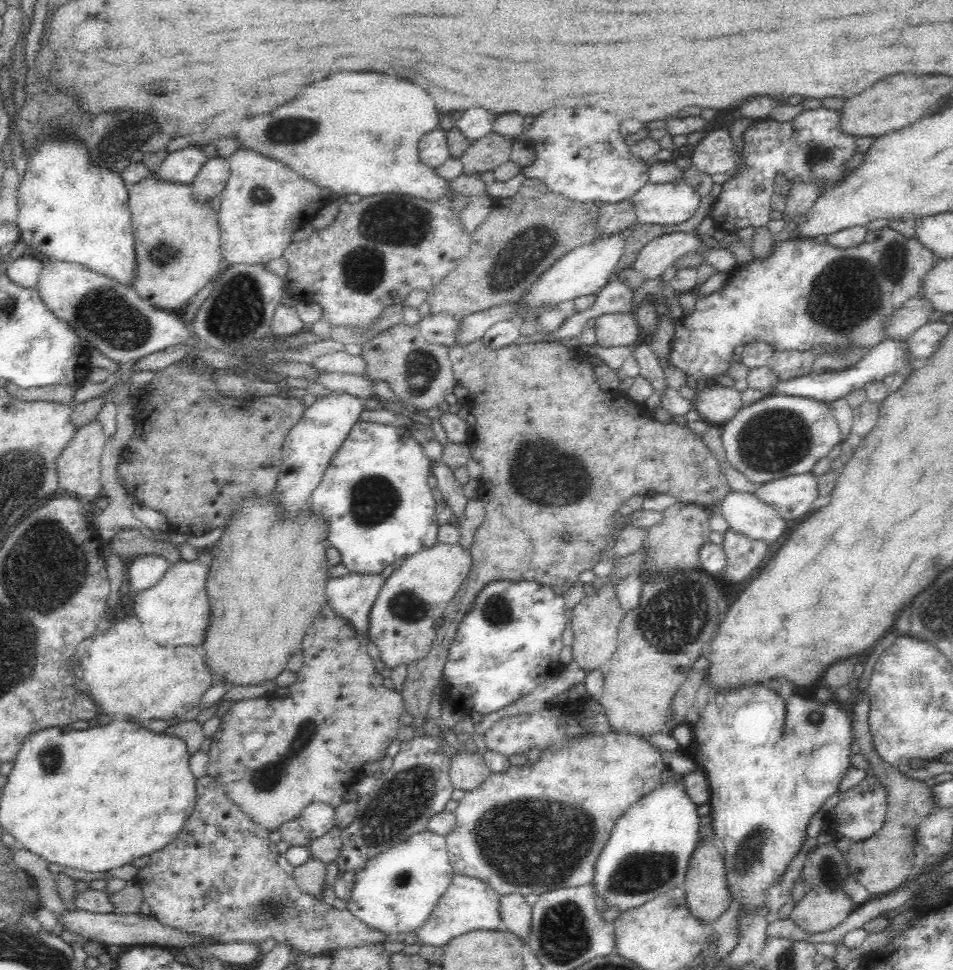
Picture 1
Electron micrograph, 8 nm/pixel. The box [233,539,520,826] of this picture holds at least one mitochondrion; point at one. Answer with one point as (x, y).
(266, 779)

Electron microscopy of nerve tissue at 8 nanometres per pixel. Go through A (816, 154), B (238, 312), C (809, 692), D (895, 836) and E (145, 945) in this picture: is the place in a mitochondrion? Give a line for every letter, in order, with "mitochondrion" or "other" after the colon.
A: mitochondrion
B: mitochondrion
C: other
D: other
E: other

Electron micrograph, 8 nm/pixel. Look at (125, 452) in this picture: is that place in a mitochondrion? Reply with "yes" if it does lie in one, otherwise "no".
no

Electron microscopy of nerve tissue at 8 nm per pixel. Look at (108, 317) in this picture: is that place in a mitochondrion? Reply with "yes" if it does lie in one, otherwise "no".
yes

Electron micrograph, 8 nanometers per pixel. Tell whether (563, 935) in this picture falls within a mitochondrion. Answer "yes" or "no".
yes

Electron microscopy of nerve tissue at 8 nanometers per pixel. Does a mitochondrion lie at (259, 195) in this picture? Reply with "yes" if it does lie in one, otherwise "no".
yes

